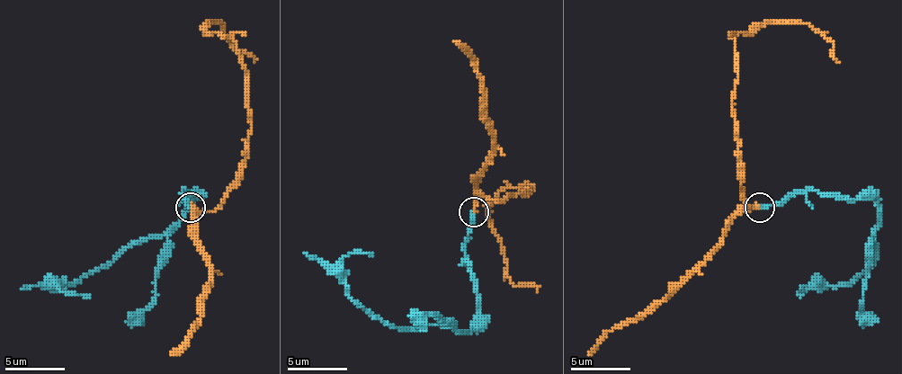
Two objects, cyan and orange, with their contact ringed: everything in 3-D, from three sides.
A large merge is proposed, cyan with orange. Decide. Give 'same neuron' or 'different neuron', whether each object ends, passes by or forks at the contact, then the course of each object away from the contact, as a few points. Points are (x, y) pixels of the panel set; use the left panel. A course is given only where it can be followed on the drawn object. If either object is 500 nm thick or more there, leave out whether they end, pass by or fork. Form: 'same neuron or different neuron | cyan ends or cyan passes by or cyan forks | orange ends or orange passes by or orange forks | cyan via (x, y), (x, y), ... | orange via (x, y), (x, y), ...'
different neuron | cyan ends | orange ends | cyan via (192, 209), (183, 196), (185, 191), (194, 200), (161, 235), (135, 241), (113, 259), (59, 289), (90, 298) | orange via (192, 209), (212, 211), (221, 202), (251, 128), (242, 56), (206, 23), (221, 23), (254, 62)

